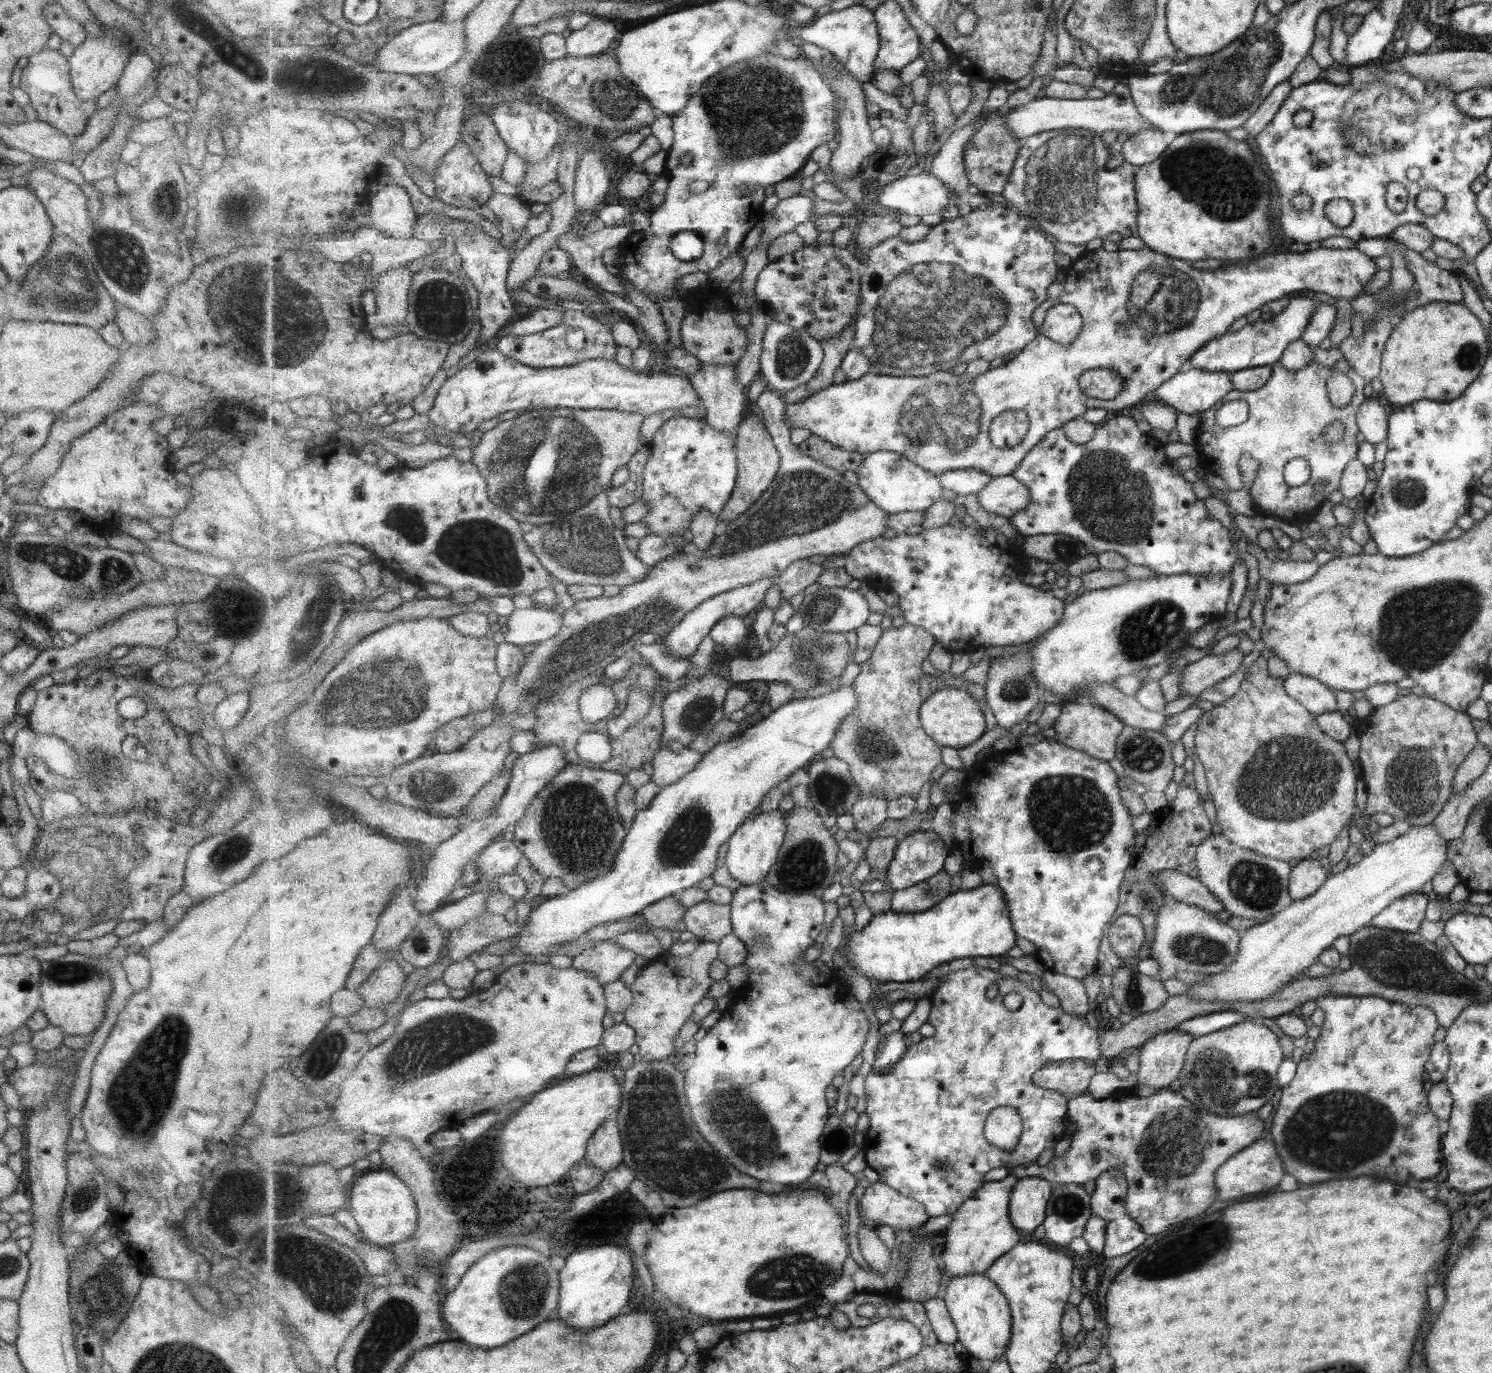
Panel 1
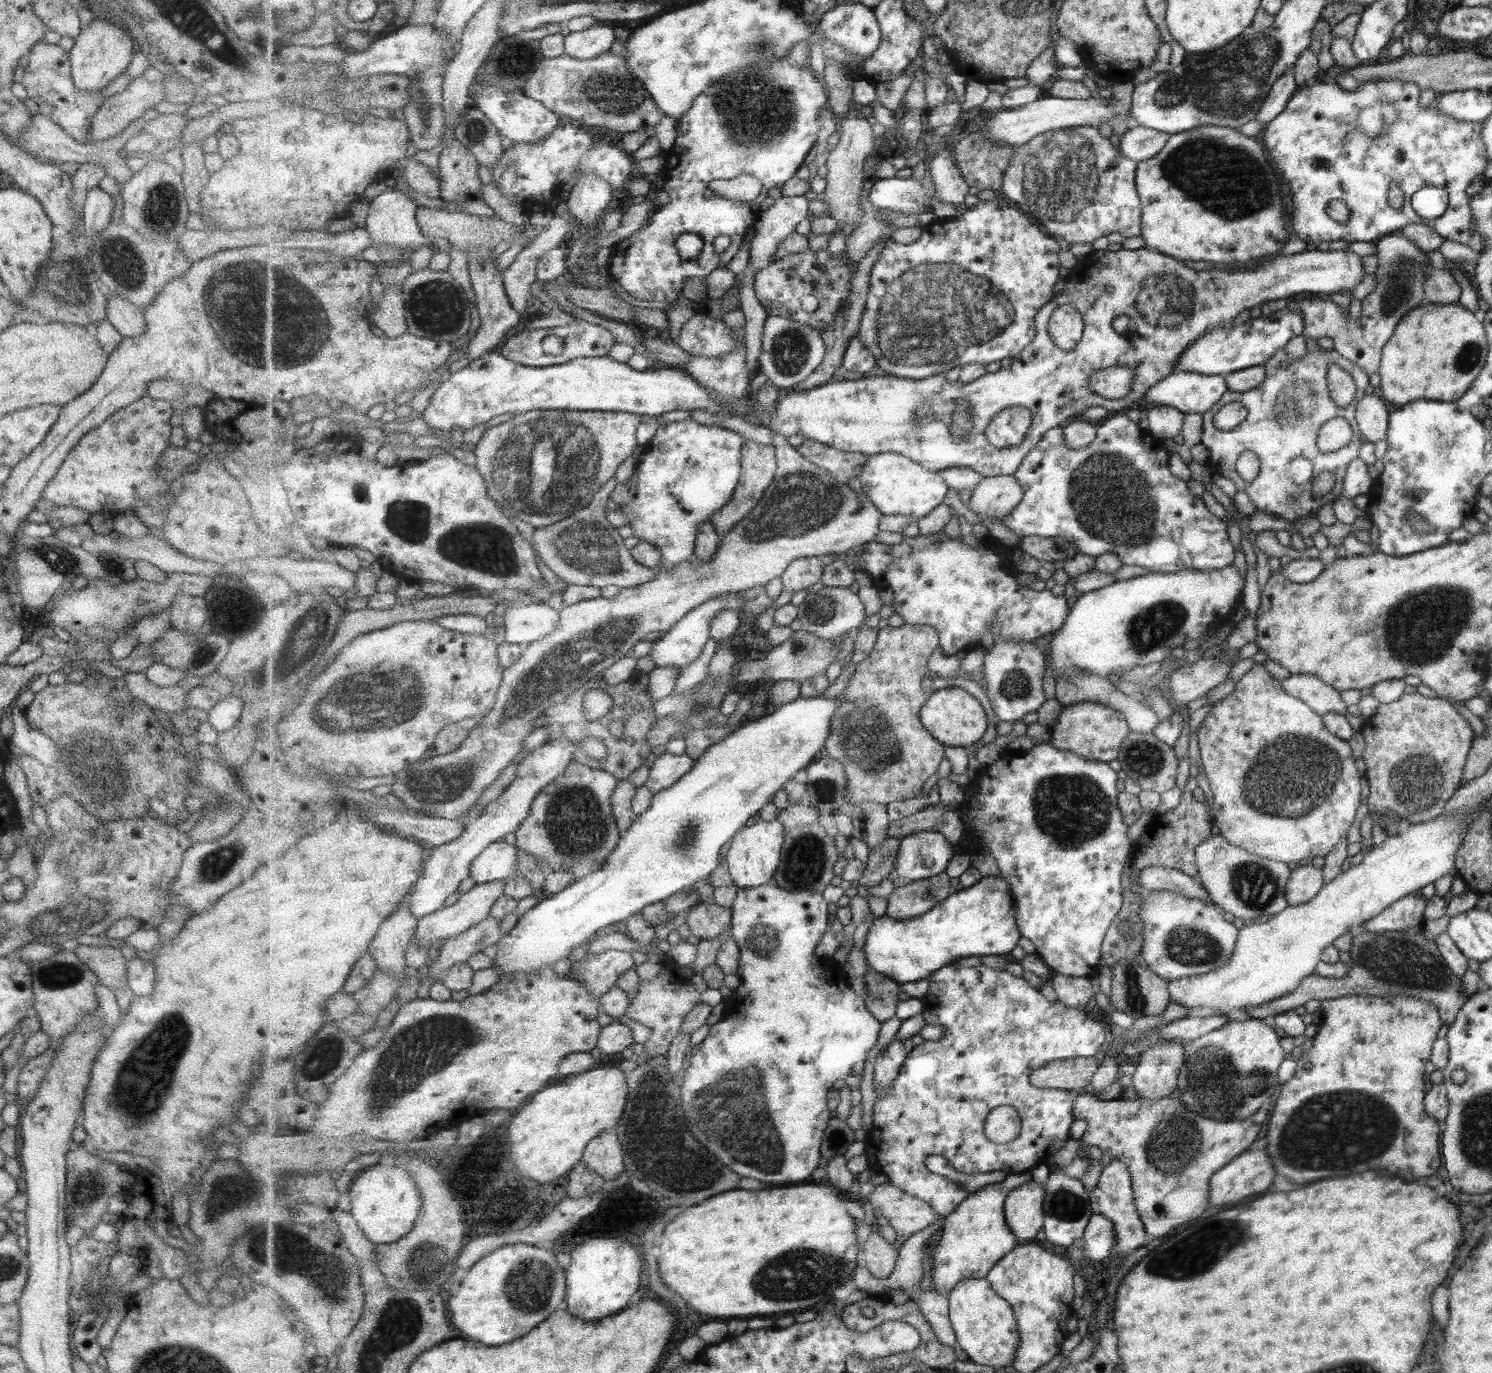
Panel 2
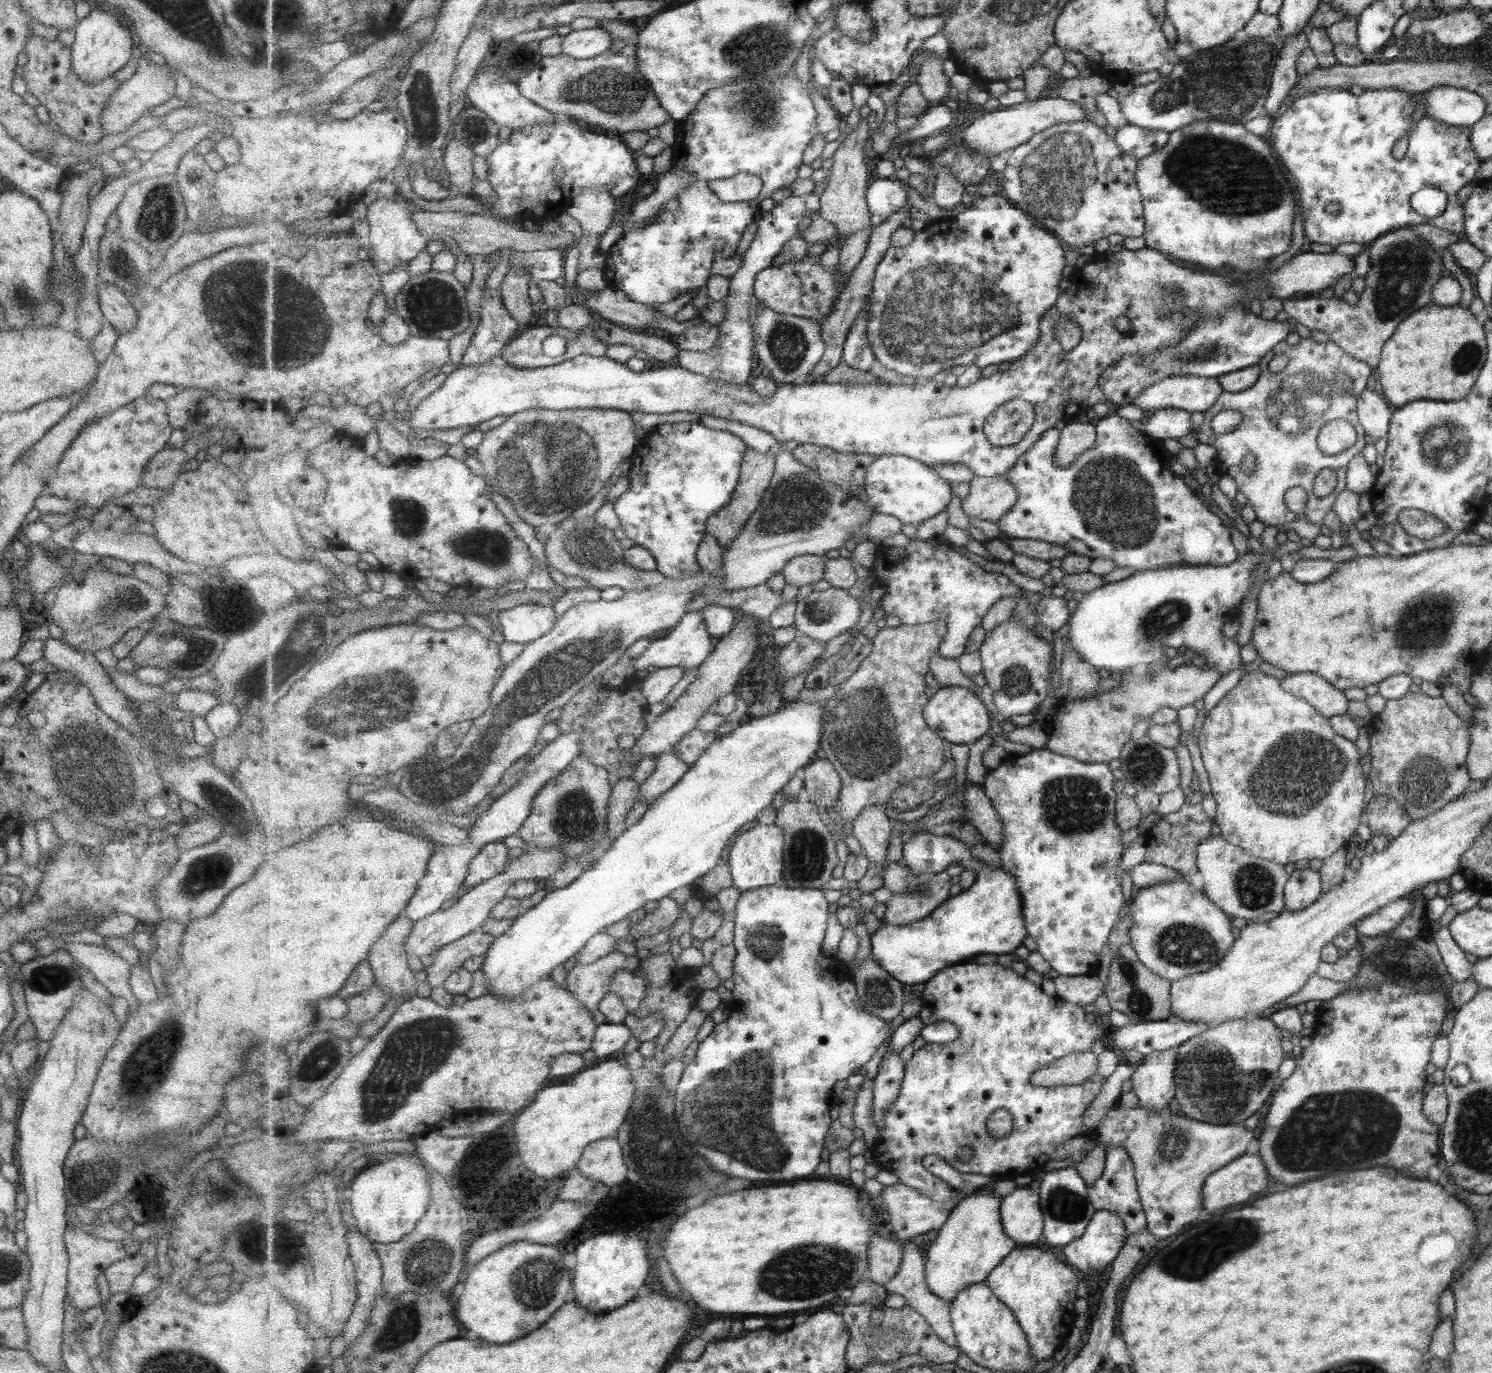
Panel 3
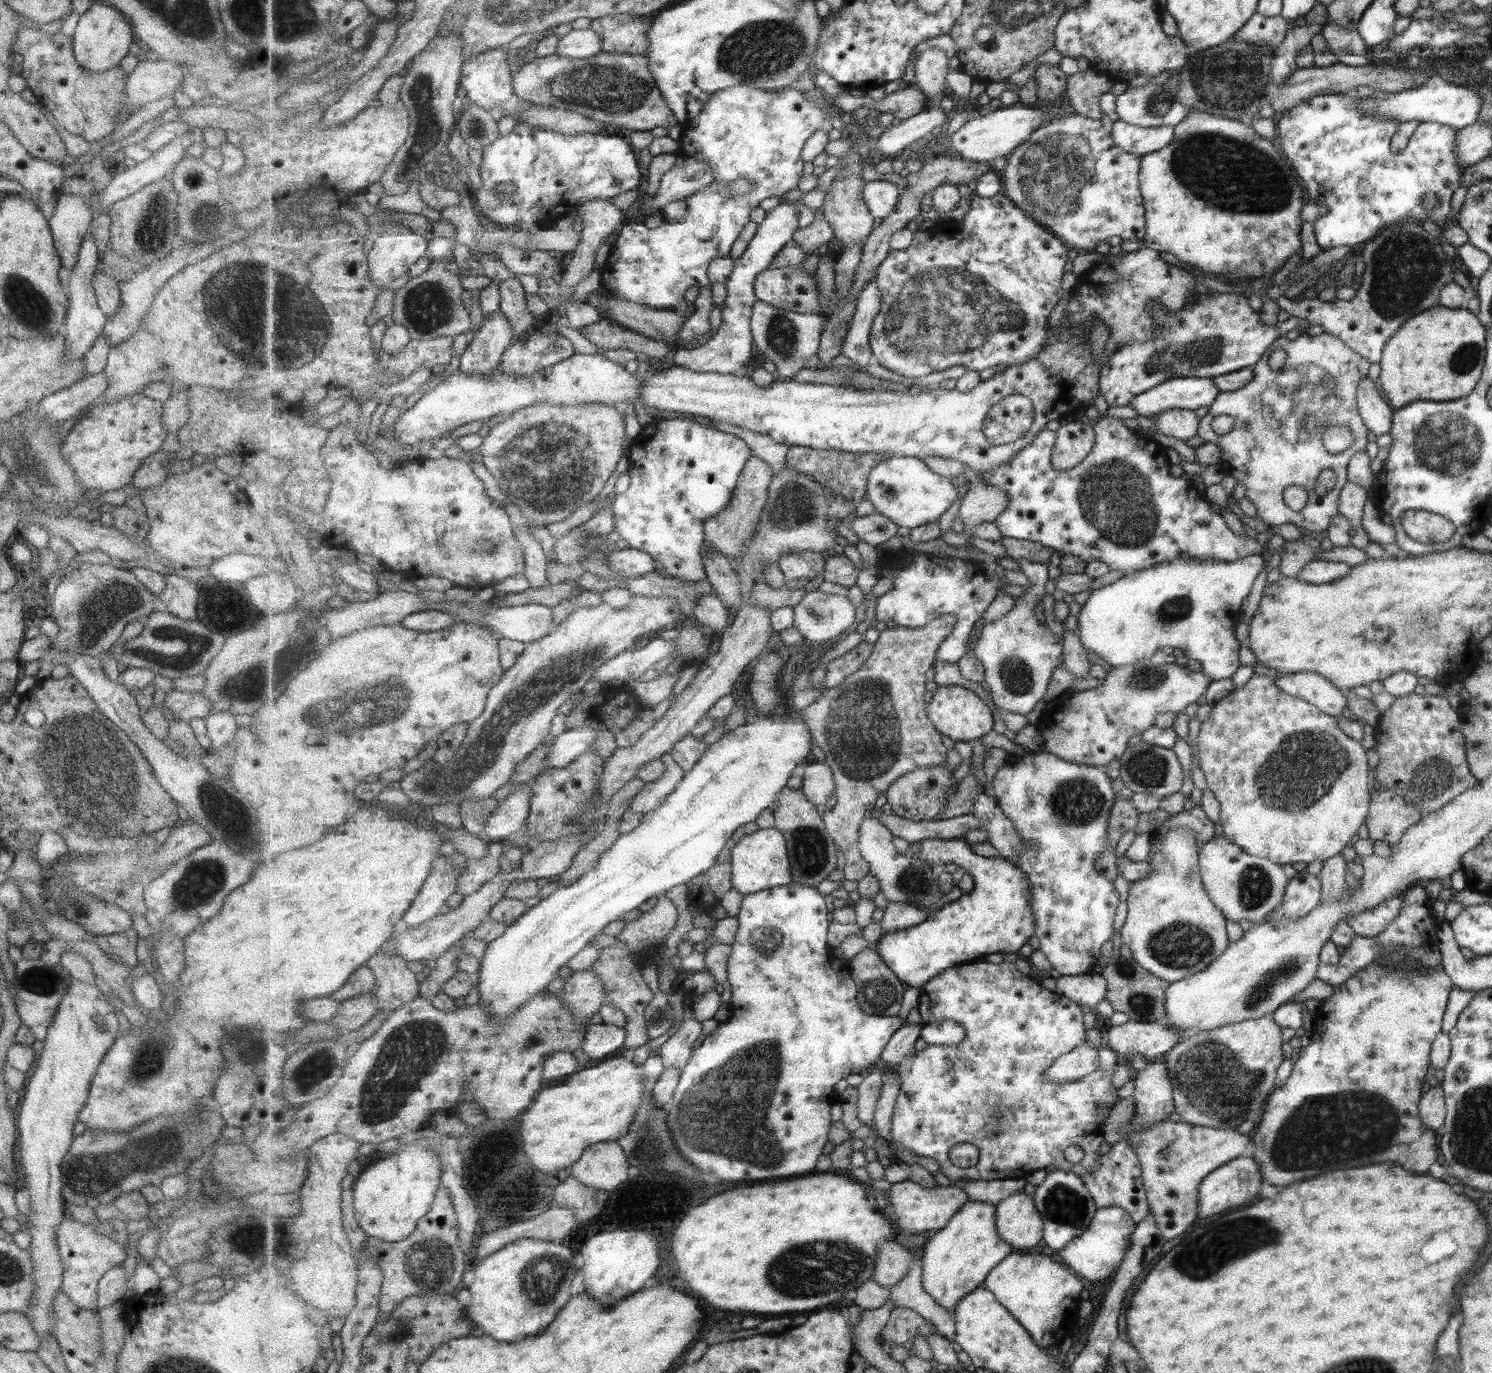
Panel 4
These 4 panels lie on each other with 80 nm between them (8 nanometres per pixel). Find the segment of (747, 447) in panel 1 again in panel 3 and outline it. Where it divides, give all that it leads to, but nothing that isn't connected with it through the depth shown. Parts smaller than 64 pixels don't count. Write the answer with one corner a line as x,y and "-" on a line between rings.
749,448
742,464
741,482
736,486
732,501
719,512
713,514
712,517
709,517
707,533
715,536
724,550
733,545
733,540
739,537
745,525
760,507
764,494
770,487
776,473
776,457
776,455
763,454
754,448

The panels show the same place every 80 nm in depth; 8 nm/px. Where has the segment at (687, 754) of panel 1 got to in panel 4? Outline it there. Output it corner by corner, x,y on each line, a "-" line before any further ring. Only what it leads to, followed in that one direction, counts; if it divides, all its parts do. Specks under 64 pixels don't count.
672,753
664,754
660,759
666,762
666,773
657,782
649,782
630,802
630,810
640,814
642,821
647,813
652,813
668,799
670,794
677,790
678,784
686,775
681,766
675,762

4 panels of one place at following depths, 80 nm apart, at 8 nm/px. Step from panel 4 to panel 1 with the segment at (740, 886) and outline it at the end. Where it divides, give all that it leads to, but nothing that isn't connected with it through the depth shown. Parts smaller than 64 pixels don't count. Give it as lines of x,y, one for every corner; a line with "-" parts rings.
756,812
737,830
726,847
723,866
726,866
735,880
743,885
755,885
768,878
771,869
777,864
788,824
784,812

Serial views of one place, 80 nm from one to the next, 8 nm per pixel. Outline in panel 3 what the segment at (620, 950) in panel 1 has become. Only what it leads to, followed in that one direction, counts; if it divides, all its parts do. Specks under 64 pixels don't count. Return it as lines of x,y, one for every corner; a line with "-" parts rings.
615,951
587,966
577,964
568,972
565,985
580,999
580,1002
584,1003
585,1008
591,1011
597,1010
601,1001
610,993
613,973
619,969
637,972
641,961
641,955
630,956

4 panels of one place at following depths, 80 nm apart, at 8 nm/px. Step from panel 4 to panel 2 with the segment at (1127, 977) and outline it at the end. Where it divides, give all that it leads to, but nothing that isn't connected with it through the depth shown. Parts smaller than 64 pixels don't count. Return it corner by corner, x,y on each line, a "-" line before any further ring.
1121,960
1114,962
1110,966
1110,992
1109,1000
1111,1009
1124,1012
1137,1020
1143,1016
1155,1016
1161,1014
1167,1008
1170,1002
1170,996
1167,992
1167,981
1159,978
1154,972
1151,972
1145,965
1132,960

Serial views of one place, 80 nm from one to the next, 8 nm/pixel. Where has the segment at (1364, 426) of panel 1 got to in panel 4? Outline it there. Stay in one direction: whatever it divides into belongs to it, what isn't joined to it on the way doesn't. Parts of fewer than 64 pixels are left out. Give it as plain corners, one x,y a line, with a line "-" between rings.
1367,375
1357,385
1357,408
1364,425
1369,427
1372,437
1390,432
1393,409
1383,401
1375,383

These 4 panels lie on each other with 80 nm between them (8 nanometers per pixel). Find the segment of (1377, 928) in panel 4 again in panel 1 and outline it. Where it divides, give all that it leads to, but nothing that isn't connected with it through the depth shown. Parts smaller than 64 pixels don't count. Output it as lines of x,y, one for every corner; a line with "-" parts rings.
1411,893
1393,901
1387,908
1369,921
1373,928
1398,930
1404,933
1417,933
1419,922
1424,918
1424,910
1429,898

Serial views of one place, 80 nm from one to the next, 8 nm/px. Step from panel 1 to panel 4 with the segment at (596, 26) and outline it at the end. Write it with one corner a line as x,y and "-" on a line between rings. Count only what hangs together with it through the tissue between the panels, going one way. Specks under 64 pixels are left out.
591,28
573,29
559,39
558,53
568,58
591,58
601,52
602,38

